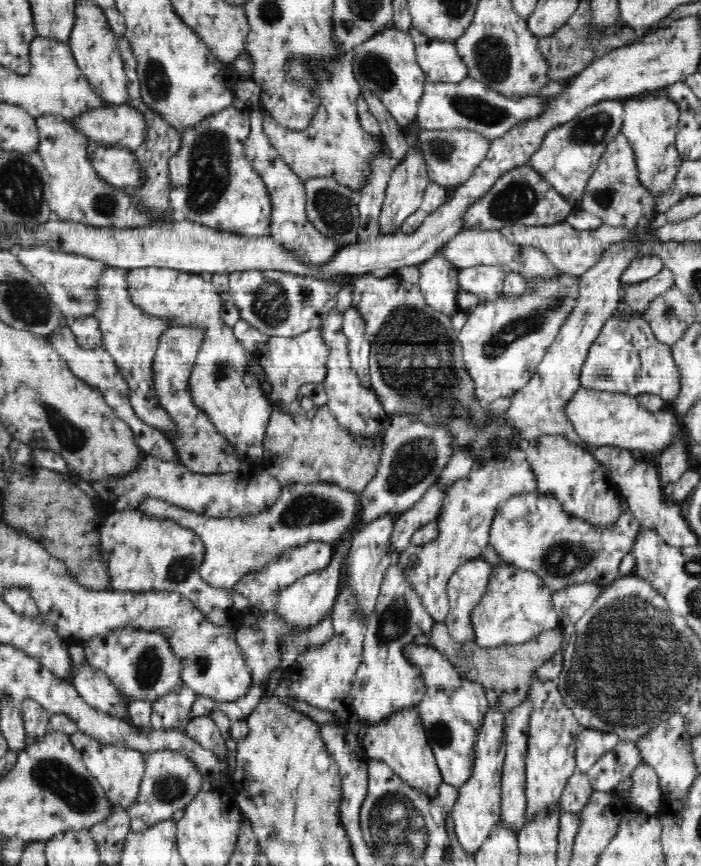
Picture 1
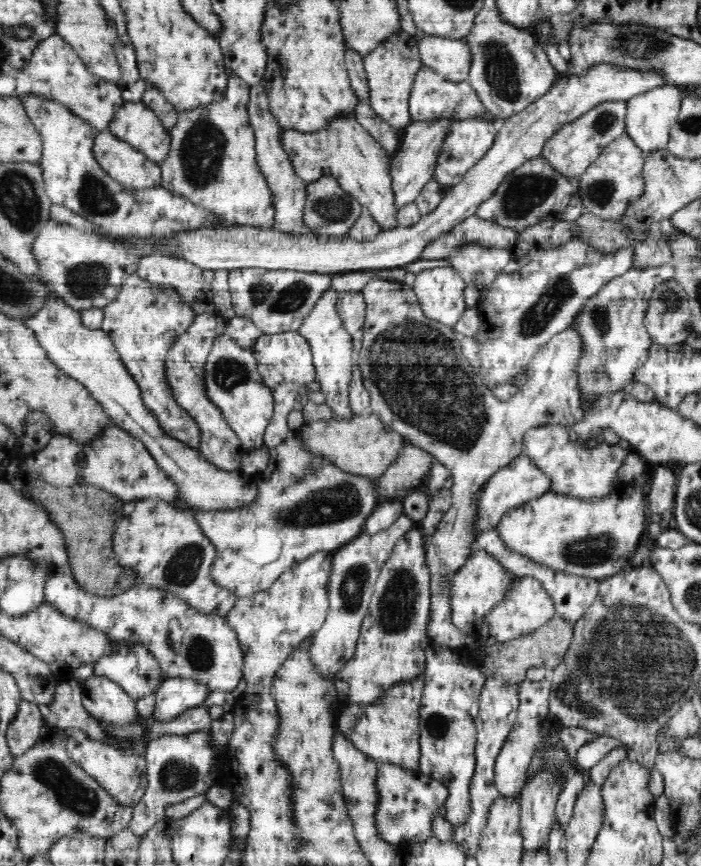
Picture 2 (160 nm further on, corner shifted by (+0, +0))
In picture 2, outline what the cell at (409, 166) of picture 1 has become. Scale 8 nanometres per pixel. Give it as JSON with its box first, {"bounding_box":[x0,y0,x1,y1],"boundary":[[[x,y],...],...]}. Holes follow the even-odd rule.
{"bounding_box":[390,117,454,210],"boundary":[[[454,117],[412,121],[404,128],[402,144],[396,147],[396,151],[390,160],[392,190],[394,191],[394,199],[396,199],[396,207],[399,210],[409,202],[415,201],[422,187],[434,179],[436,160],[438,160],[438,154],[442,150],[442,142],[446,138],[450,124],[454,121]]]}

